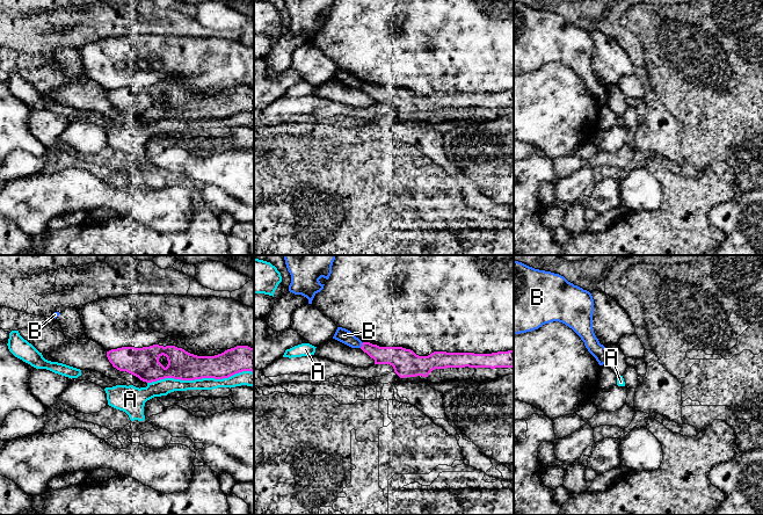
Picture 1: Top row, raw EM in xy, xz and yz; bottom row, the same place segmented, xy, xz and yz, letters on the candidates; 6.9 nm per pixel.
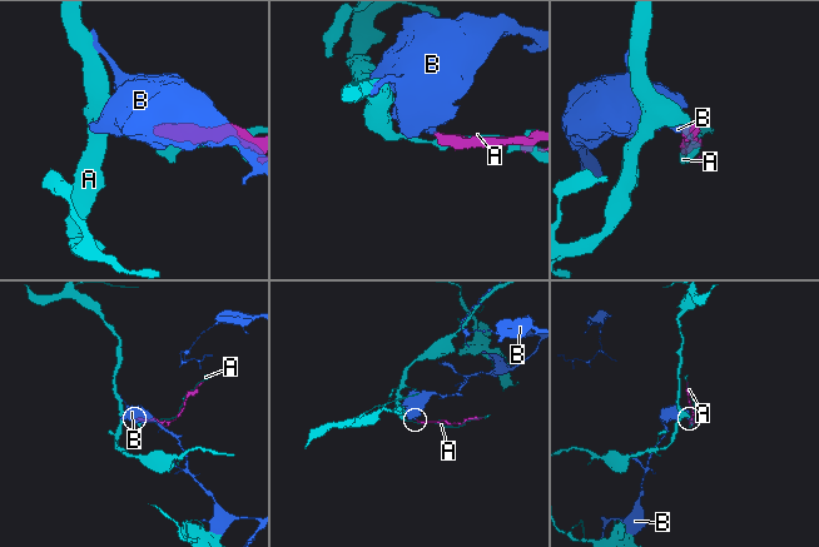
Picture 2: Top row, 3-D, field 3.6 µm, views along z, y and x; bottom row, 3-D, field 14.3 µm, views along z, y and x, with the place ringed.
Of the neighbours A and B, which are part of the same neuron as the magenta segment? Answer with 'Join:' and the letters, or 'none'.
Join: none

